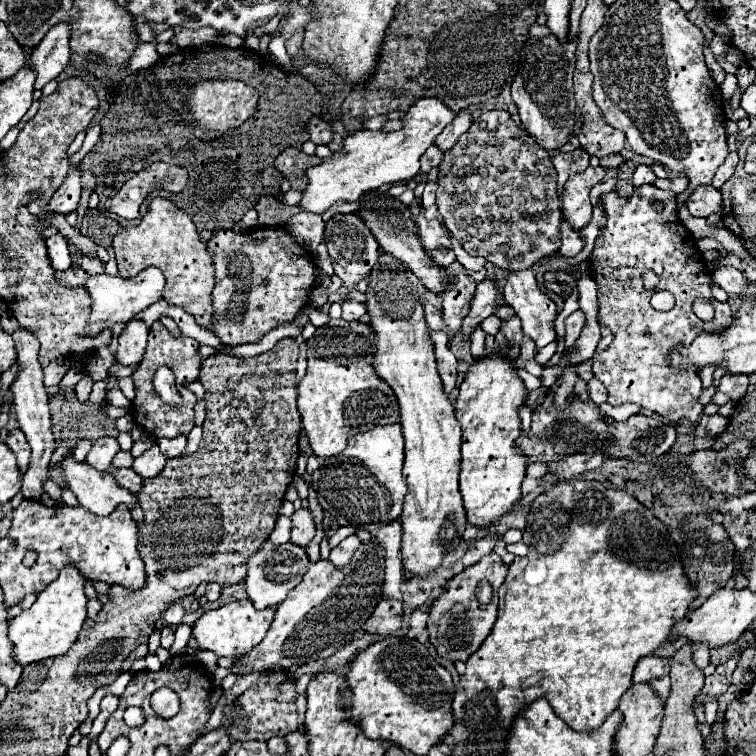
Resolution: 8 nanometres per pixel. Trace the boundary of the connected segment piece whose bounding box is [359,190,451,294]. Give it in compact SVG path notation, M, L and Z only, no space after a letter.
M367 192L361 200L361 212L359 216L365 220L365 224L369 226L369 230L373 232L373 236L377 236L377 242L381 244L381 248L389 254L393 254L395 258L399 258L403 264L407 264L413 274L423 282L425 288L433 290L435 294L441 294L443 290L443 282L449 282L451 278L443 272L443 268L435 266L433 260L429 260L429 256L425 256L425 250L421 248L421 240L417 240L417 228L413 224L411 212L405 204L401 204L397 198L391 198L387 192Z

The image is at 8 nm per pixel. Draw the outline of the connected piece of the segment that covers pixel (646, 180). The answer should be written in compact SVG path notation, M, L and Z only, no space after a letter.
M641 164L635 174L633 174L633 186L643 186L643 184L653 184L657 180L657 176L653 174L653 170L645 164Z

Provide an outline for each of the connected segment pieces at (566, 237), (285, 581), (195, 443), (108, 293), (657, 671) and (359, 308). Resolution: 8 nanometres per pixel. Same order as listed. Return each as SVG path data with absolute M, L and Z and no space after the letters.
M567 222L561 224L561 240L563 240L563 244L559 248L559 254L563 254L563 256L569 256L569 258L577 256L583 248L583 242L581 242L577 230L573 230Z
M267 540L265 542L265 548L261 552L257 552L257 556L251 556L249 558L249 564L247 564L245 588L247 588L249 600L253 602L253 606L257 610L265 610L265 608L273 608L273 606L281 604L285 600L287 592L293 590L301 582L301 578L307 572L309 564L311 562L307 558L305 548L295 546L291 542L281 544L281 546L275 546L275 544L271 544Z
M195 426L193 430L189 433L187 438L188 444L185 451L182 454L183 456L190 455L198 449L202 439L202 428L199 426Z
M147 268L147 270L139 272L139 276L133 280L121 280L119 276L107 276L107 274L89 276L85 282L85 288L91 296L91 316L89 316L87 328L83 330L83 336L95 338L101 332L111 330L113 324L117 324L117 322L121 322L121 324L129 322L135 314L139 314L147 306L155 304L157 300L161 300L163 286L165 286L165 276L159 268Z
M645 656L639 660L635 672L633 672L633 682L651 682L657 680L661 676L667 676L671 668L671 660L665 658L657 658L657 656Z
M355 300L343 302L343 318L345 320L357 320L357 318L361 318L365 314L367 314L367 306L365 304L359 304Z

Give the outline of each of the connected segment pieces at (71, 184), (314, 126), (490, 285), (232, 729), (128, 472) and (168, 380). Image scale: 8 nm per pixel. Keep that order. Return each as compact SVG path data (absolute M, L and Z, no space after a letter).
M79 168L71 170L63 182L63 186L55 192L55 196L45 206L47 214L71 214L77 210L81 196L81 172Z
M317 116L309 122L307 132L309 132L309 138L311 138L315 144L329 144L331 138L333 138L331 124L325 122L325 120L321 120L321 118L317 118Z
M483 280L477 284L477 292L471 300L471 308L469 314L463 318L461 324L461 336L467 340L475 328L481 326L481 322L493 314L493 310L497 308L497 286L493 280Z
M273 670L259 678L257 684L247 688L239 696L243 716L237 716L229 726L229 736L233 740L269 740L273 736L287 736L299 728L297 706L295 706L295 680L287 670Z
M119 468L119 470L111 470L111 474L115 476L117 484L125 486L125 488L131 490L133 494L141 492L141 488L143 488L143 478L141 478L135 470L131 470L131 468Z
M159 368L153 384L155 384L155 392L161 396L161 400L165 400L165 404L181 404L181 396L177 396L173 372L169 372L167 368Z

